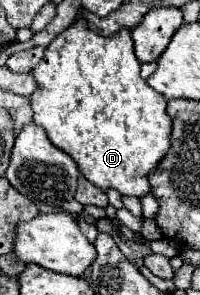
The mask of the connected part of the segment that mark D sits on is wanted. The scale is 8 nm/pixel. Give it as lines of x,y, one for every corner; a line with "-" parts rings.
76,19
46,47
42,63
32,73
38,81
38,89
30,95
34,123
46,129
50,141
74,159
78,171
102,191
116,189
124,197
138,199
150,193
148,175
170,149
172,119
166,113
166,99
140,77
140,61
134,55
130,31
122,29
112,37
100,37
86,27
84,19

